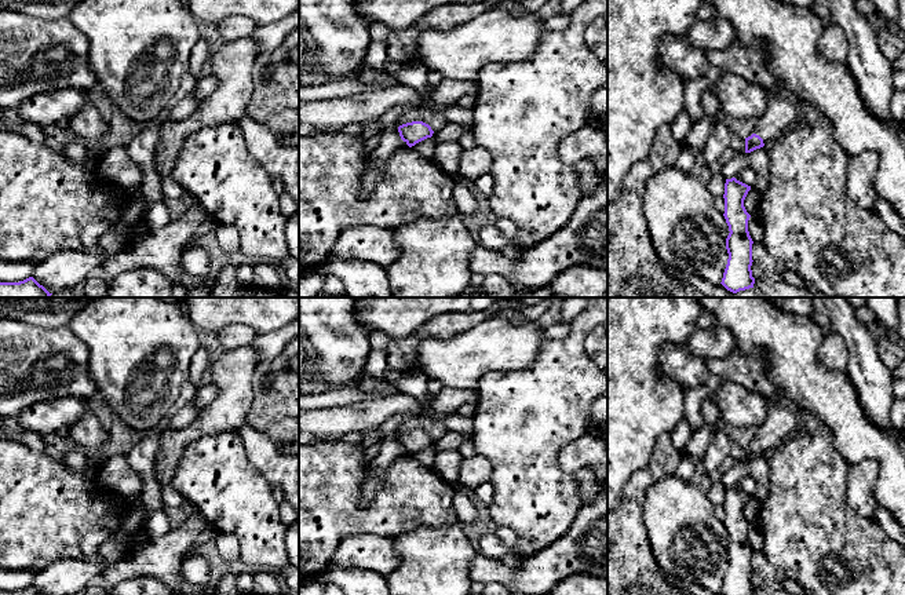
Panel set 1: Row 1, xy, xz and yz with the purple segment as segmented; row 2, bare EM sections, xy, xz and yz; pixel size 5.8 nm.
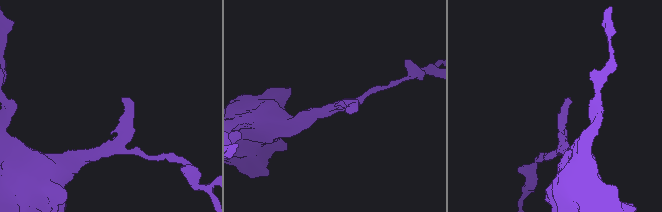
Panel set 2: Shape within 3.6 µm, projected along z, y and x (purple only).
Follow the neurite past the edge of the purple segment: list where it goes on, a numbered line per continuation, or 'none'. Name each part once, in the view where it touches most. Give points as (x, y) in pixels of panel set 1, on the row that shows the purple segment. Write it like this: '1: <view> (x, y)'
1: yz (783, 109)

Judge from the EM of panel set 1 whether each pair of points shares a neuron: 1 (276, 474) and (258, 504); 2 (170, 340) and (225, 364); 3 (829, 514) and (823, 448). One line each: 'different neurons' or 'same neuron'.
1: different neurons
2: different neurons
3: same neuron

